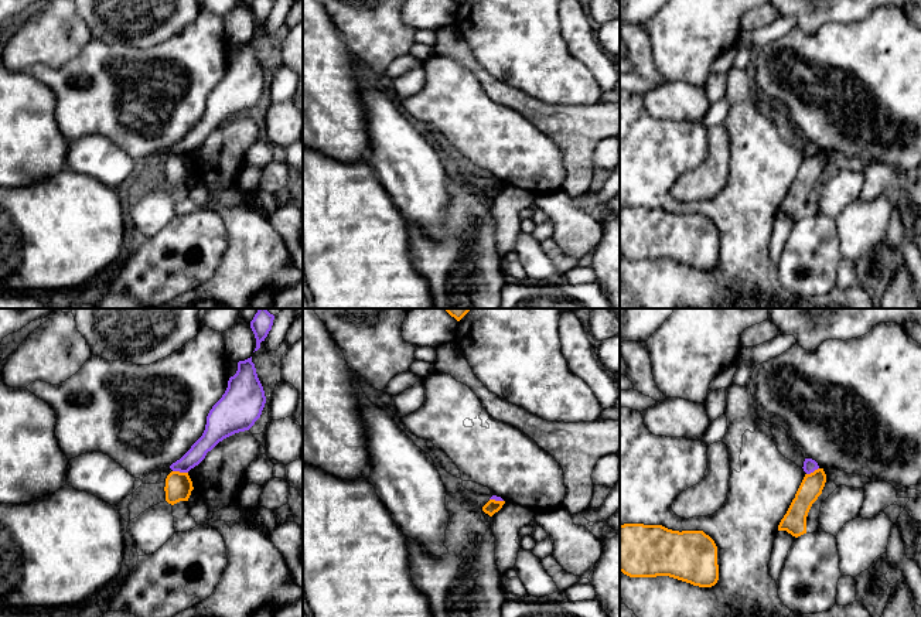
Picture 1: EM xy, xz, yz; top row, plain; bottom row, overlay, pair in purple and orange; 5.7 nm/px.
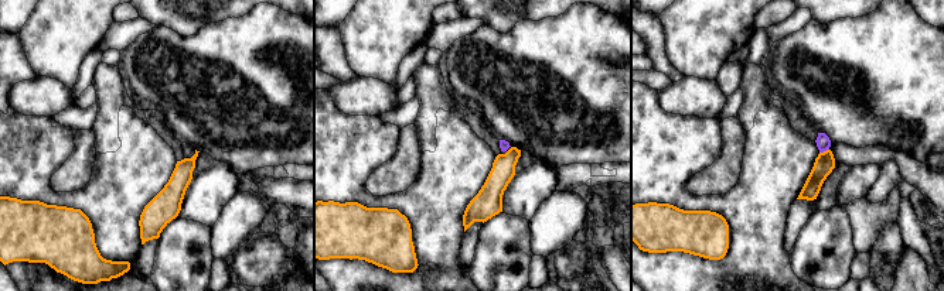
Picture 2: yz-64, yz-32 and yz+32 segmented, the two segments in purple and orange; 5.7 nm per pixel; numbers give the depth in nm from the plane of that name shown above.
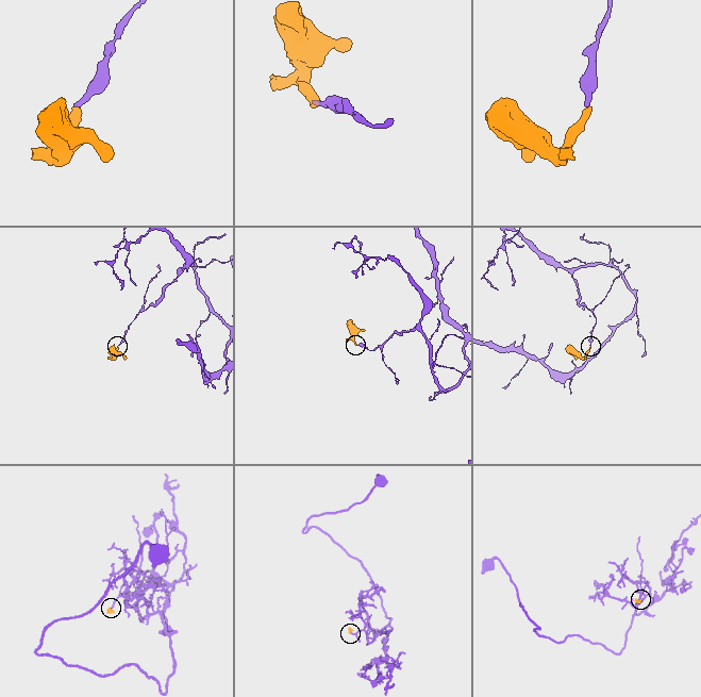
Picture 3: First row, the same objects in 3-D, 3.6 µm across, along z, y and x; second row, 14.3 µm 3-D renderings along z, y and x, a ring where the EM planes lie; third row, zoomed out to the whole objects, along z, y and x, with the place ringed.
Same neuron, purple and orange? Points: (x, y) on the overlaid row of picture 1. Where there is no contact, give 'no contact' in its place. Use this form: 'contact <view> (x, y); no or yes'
contact xy (180, 471); no

